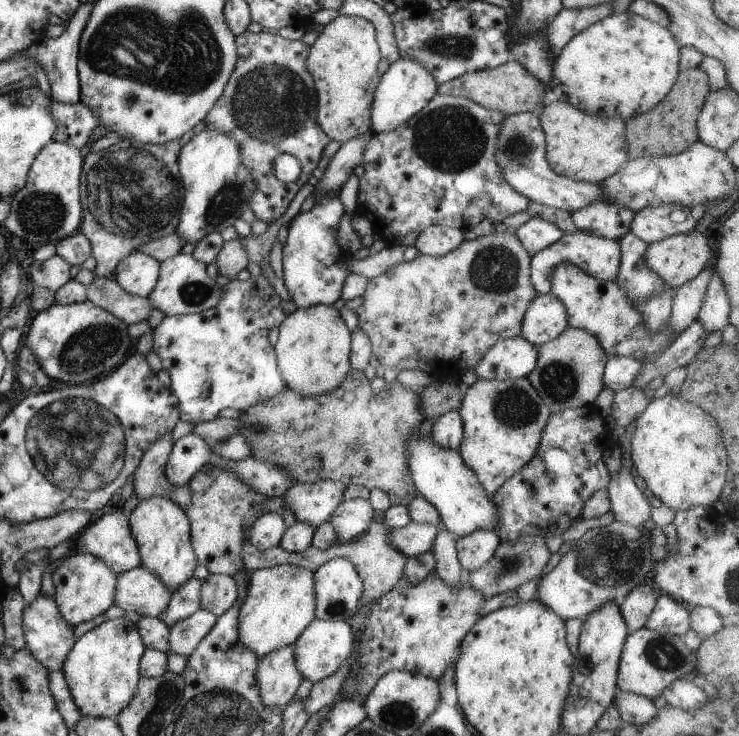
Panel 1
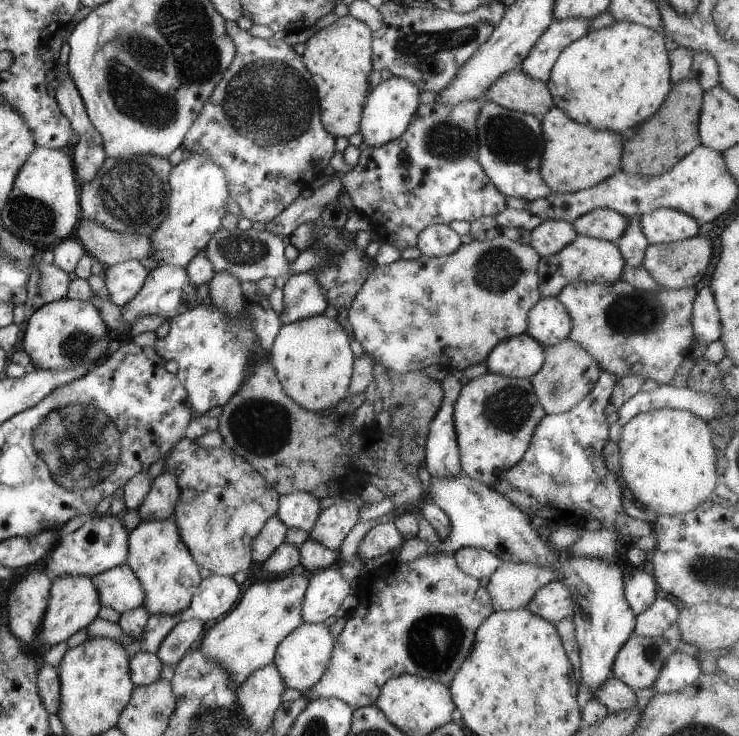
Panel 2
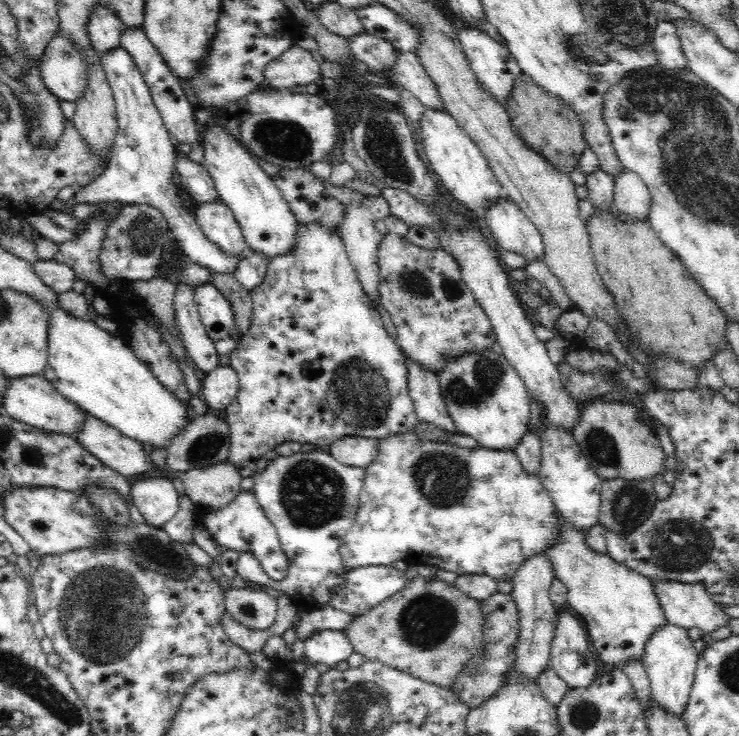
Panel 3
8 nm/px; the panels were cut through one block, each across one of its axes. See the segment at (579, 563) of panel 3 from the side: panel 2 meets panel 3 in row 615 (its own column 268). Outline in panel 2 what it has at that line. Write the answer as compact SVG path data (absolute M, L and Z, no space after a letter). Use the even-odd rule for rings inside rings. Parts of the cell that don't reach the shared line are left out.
M302 570L274 577L273 581L256 580L242 594L238 606L207 631L200 650L206 659L216 660L232 674L236 688L256 670L272 664L278 644L304 623L301 610L308 581Z

